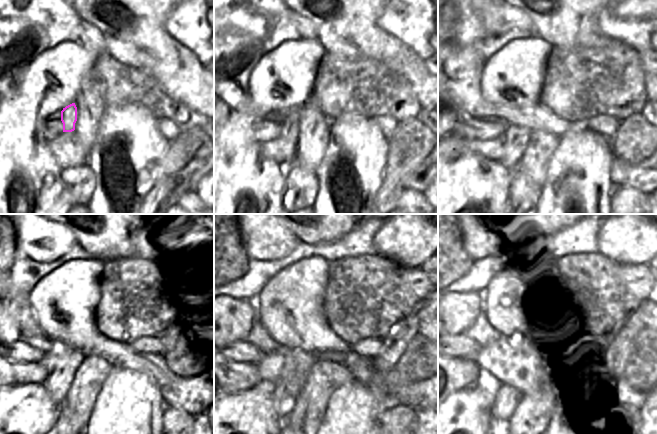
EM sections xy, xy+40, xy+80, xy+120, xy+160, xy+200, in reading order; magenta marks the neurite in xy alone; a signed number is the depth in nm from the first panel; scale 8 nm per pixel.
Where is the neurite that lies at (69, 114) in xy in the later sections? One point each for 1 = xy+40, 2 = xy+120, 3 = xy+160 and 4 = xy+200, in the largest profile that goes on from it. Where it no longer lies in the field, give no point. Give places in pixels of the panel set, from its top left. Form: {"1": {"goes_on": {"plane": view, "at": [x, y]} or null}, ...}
{"1": {"goes_on": {"plane": "xy+40", "at": [290, 131]}}, "2": {"goes_on": {"plane": "xy+120", "at": [62, 366]}}, "3": {"goes_on": {"plane": "xy+160", "at": [282, 369]}}, "4": {"goes_on": {"plane": "xy+200", "at": [507, 369]}}}

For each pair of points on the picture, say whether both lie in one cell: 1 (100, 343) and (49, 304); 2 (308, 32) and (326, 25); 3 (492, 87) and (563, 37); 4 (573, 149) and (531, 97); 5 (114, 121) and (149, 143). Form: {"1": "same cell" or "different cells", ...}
{"1": "same cell", "2": "different cells", "3": "different cells", "4": "different cells", "5": "same cell"}

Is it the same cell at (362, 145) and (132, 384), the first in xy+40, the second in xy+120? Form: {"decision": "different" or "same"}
{"decision": "same"}

